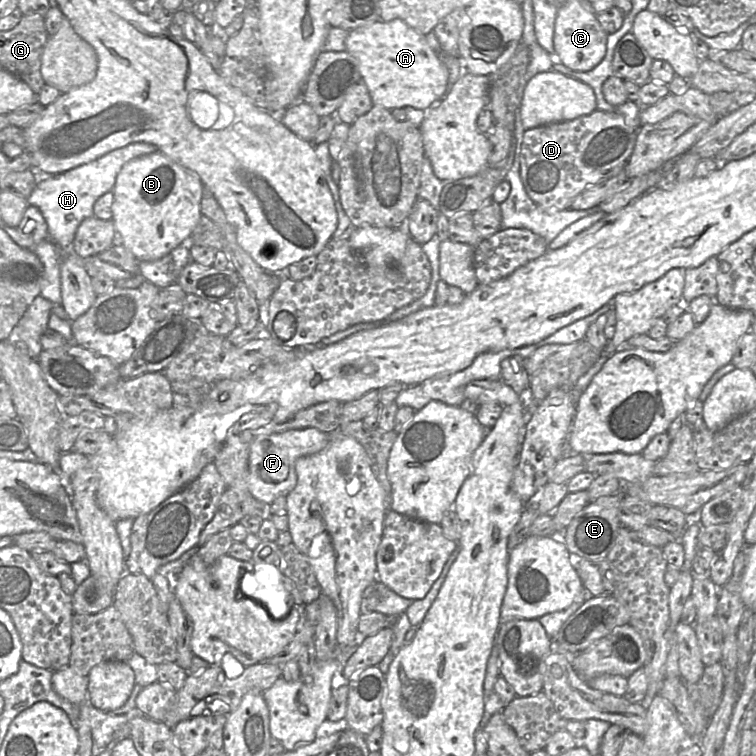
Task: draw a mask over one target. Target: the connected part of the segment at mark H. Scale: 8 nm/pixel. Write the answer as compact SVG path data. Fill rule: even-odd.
M144 142L131 143L115 149L92 162L39 181L27 201L29 206L37 207L44 216L48 225L48 239L61 250L70 250L79 225L84 219L94 216L93 207L95 202L114 188L116 178L122 167L134 158L154 152L161 151L152 144Z

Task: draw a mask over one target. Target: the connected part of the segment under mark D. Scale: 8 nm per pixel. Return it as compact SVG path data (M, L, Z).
M597 109L573 120L525 130L520 177L527 195L542 208L570 209L574 198L586 188L624 170L637 134L620 114Z

